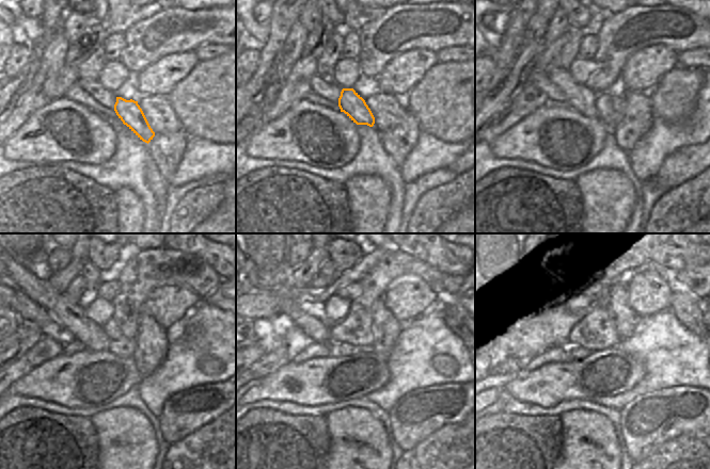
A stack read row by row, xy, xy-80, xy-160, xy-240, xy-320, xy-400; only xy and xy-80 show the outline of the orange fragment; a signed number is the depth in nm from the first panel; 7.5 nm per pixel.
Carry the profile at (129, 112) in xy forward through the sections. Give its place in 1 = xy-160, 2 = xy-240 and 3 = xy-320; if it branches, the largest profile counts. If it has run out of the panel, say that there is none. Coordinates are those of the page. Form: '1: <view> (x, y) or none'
1: xy-160 (580, 98)
2: xy-240 (34, 285)
3: xy-320 (287, 293)

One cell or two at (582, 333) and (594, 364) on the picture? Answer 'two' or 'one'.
two

